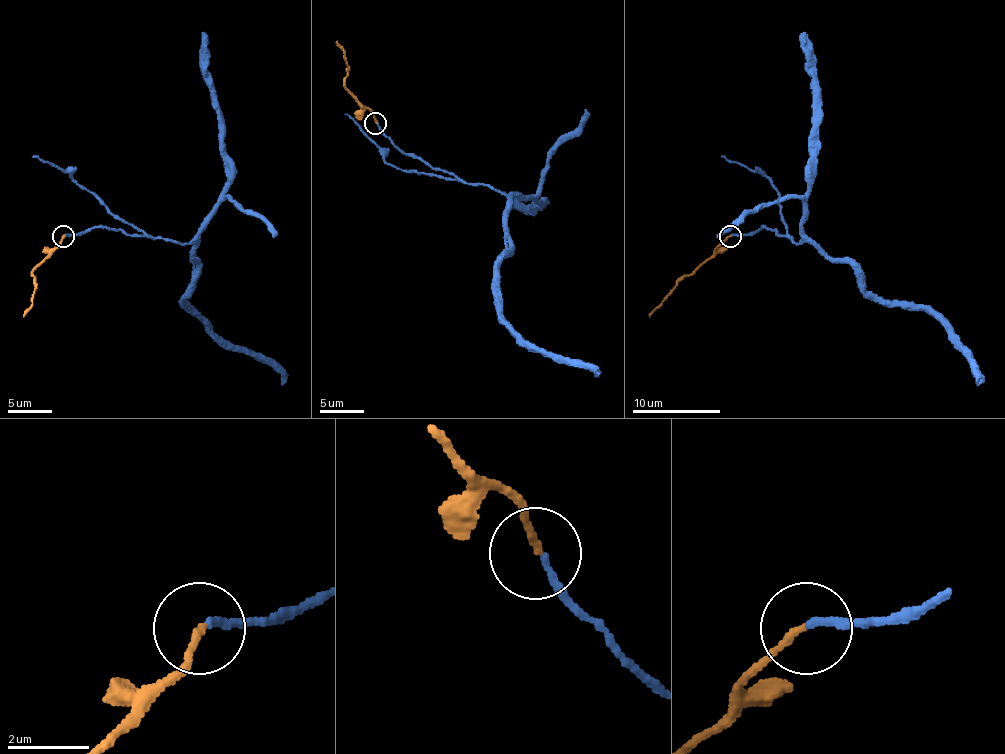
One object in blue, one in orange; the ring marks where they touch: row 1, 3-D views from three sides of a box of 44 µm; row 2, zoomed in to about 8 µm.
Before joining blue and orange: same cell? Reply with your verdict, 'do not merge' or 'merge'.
merge

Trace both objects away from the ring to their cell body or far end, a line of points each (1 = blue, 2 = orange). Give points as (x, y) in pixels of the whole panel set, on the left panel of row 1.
1: (63, 234), (108, 228), (194, 241), (187, 305), (224, 340), (262, 356), (284, 384)
2: (63, 237), (61, 243), (33, 272), (35, 294), (24, 316)

